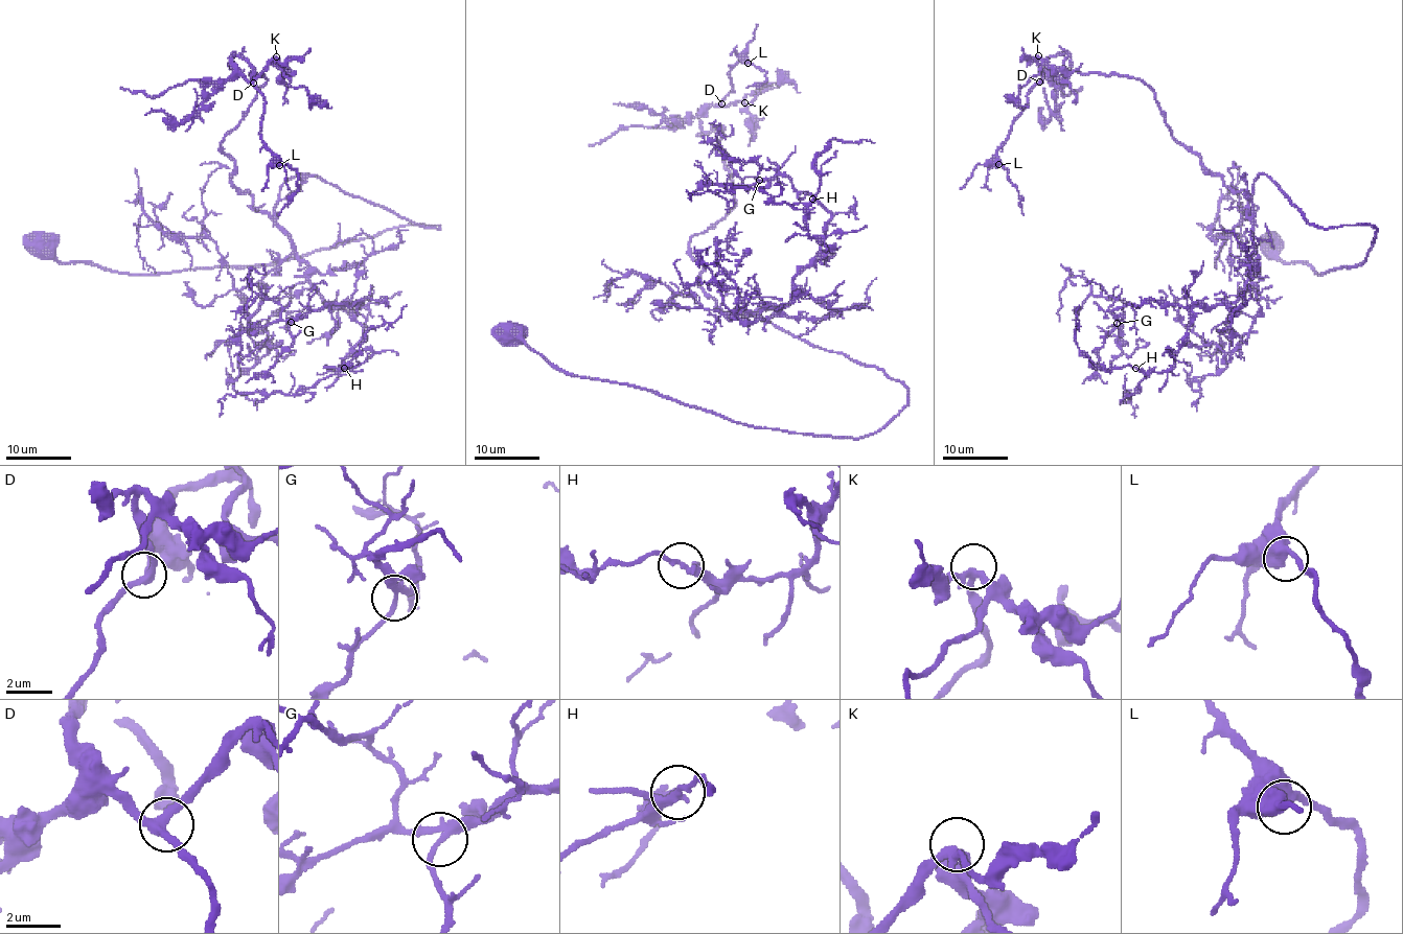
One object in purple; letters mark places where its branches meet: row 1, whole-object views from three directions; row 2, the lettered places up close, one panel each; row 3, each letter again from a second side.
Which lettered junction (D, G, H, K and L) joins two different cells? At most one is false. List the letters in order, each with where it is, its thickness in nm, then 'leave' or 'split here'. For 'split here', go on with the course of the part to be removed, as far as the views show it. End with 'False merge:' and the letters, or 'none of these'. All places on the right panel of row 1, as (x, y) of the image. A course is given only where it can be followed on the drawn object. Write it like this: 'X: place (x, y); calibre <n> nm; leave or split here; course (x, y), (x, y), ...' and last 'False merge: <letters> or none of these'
D: place (1039, 82); calibre 320 nm; leave
G: place (1117, 323); calibre 220 nm; leave
H: place (1135, 368); calibre 260 nm; leave
K: place (1038, 55); calibre 260 nm; leave
L: place (998, 164); calibre 500 nm; leave
False merge: none of these

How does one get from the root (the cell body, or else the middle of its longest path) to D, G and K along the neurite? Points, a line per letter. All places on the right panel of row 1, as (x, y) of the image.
D: (1273, 244), (1323, 274), (1376, 230), (1314, 227), (1265, 174), (1248, 216), (1140, 79), (1062, 53), (1039, 82)
G: (1273, 244), (1323, 274), (1358, 265), (1376, 230), (1314, 227), (1260, 174), (1244, 292), (1126, 303), (1117, 323)
K: (1273, 244), (1323, 274), (1376, 230), (1265, 174), (1248, 216), (1146, 85), (1038, 55)

